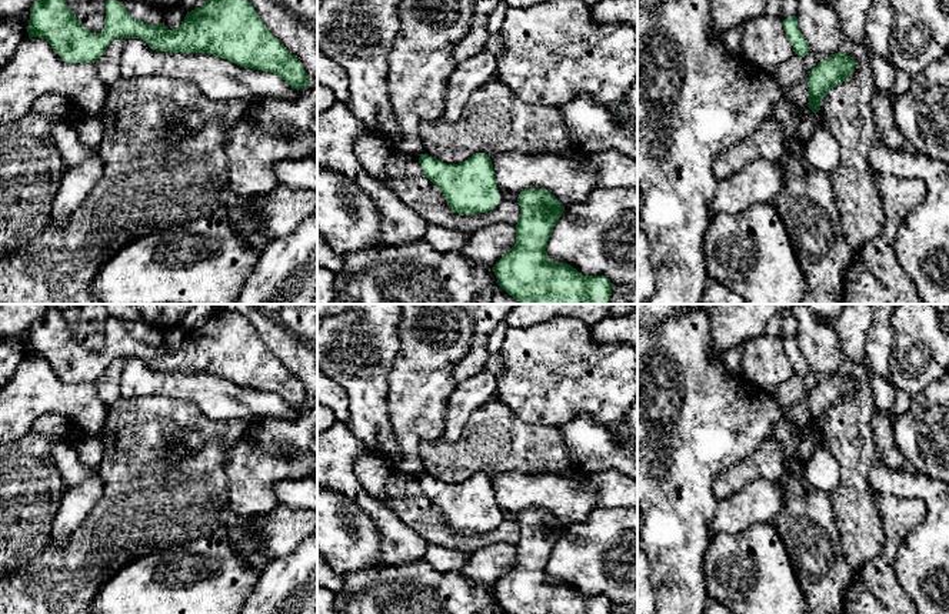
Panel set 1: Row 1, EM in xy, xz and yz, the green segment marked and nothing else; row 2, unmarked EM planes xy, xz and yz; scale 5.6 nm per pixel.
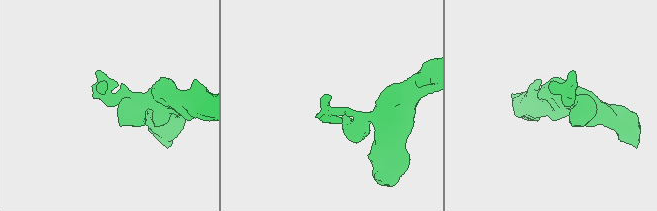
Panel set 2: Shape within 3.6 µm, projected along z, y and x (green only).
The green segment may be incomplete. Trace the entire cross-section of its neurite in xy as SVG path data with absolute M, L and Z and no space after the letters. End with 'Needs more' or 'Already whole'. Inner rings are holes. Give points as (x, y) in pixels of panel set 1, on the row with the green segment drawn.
M36 0L27 33L44 39L66 63L94 63L113 40L136 37L156 51L207 53L274 73L296 90L310 83L302 61L269 31L249 0L206 0L174 30L140 23L119 0L107 0L100 33L87 30L66 0Z. Already whole

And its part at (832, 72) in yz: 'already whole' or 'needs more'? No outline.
already whole

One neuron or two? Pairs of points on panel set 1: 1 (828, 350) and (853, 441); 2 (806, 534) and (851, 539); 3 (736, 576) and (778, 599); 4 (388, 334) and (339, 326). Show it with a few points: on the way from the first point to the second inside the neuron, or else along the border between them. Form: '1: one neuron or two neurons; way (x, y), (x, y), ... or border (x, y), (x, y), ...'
1: one neuron; way (852, 370), (861, 379), (861, 406), (853, 417)
2: two neurons; border (832, 504), (839, 544), (846, 561), (853, 569)
3: one neuron; way (746, 576), (751, 576), (768, 593)
4: one neuron; way (376, 334), (350, 334)

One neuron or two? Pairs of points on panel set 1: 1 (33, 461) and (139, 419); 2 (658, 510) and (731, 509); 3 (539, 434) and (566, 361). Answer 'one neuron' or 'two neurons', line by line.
1: two neurons
2: two neurons
3: two neurons

